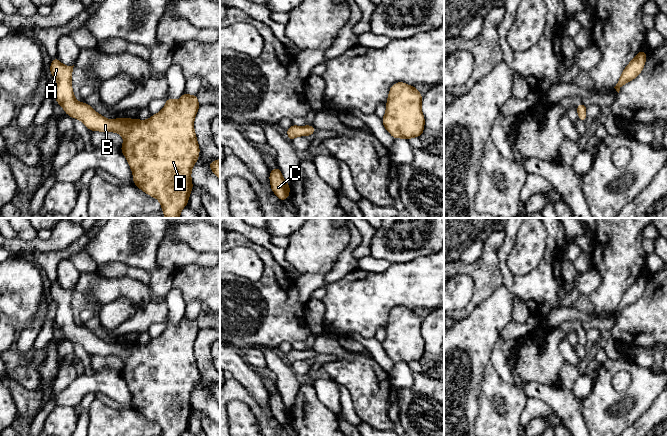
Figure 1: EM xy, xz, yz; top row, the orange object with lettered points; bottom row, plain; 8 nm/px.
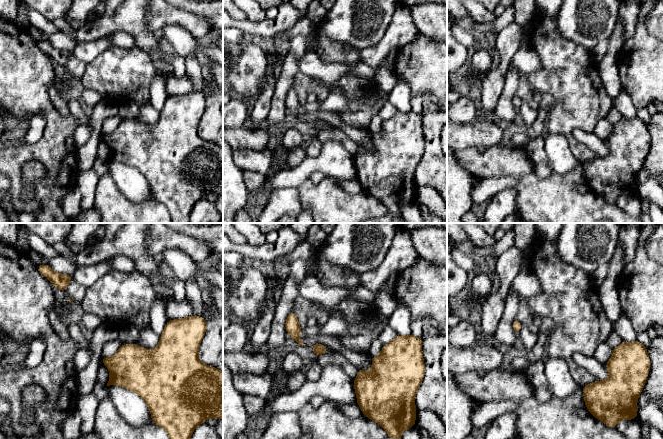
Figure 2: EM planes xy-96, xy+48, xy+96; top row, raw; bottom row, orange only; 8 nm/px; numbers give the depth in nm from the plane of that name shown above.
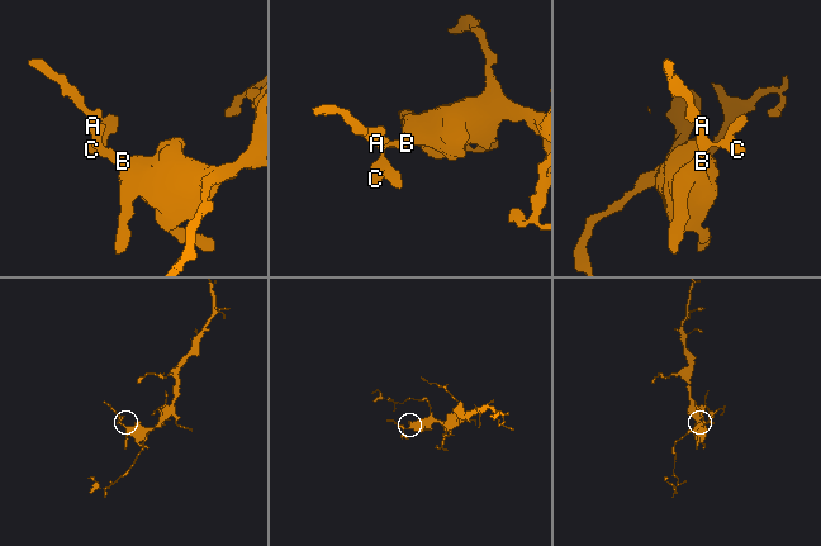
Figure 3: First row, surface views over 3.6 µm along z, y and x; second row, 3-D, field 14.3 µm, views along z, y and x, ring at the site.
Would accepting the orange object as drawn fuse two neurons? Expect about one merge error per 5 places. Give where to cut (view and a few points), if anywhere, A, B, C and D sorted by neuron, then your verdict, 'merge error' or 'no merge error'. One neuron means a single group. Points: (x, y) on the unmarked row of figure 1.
cut none; groups A B C D; no merge error

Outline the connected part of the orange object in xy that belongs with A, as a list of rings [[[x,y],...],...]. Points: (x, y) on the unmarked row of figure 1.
[[[57,280],[51,285],[51,300],[57,303],[56,326],[67,339],[81,344],[89,354],[120,358],[124,362],[120,373],[133,396],[133,407],[149,420],[157,422],[162,436],[181,436],[188,429],[193,412],[191,395],[200,377],[194,355],[194,342],[200,331],[198,319],[190,320],[184,316],[178,325],[166,321],[165,331],[146,345],[120,341],[109,344],[89,328],[76,324],[71,307],[73,291],[61,288]]]

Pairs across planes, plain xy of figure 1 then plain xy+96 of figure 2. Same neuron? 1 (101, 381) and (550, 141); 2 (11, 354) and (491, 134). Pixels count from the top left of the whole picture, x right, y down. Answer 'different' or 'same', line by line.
1: same
2: same

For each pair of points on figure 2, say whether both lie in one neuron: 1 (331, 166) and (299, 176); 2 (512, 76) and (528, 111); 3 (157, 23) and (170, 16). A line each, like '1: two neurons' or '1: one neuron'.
1: one neuron
2: two neurons
3: one neuron

